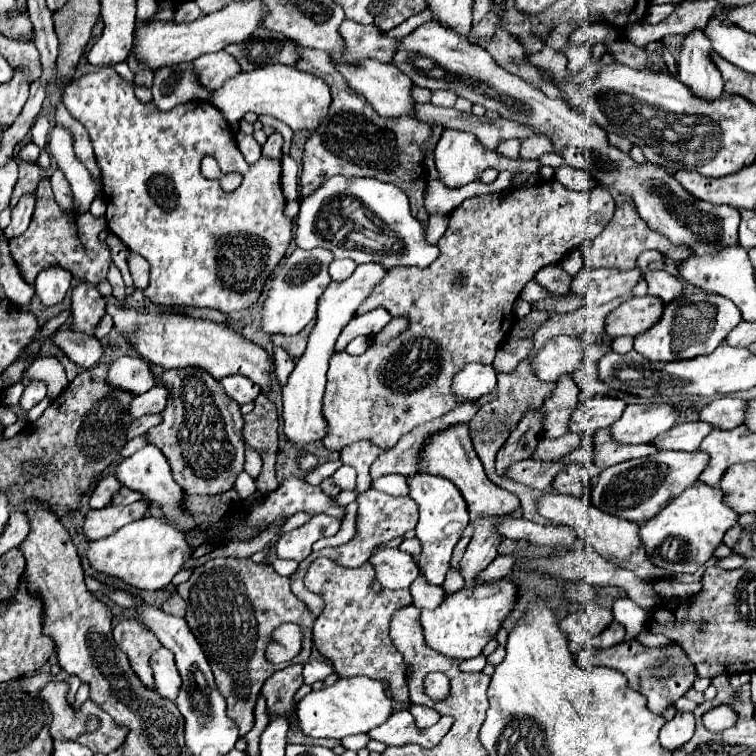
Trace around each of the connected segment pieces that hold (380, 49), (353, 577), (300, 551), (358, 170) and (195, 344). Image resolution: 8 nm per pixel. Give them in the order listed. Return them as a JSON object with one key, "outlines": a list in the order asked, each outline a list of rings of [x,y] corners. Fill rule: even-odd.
{"outlines":[[[[344,20],[340,24],[340,36],[346,40],[346,56],[330,56],[336,62],[362,62],[368,58],[380,62],[392,62],[396,44],[400,40],[384,36],[374,26],[364,26],[354,20]]],[[[318,558],[318,560],[312,562],[312,566],[308,568],[308,572],[304,576],[304,586],[314,594],[322,594],[322,598],[326,602],[324,612],[314,622],[314,644],[318,648],[318,652],[326,660],[332,662],[332,666],[334,666],[334,670],[338,672],[340,678],[368,676],[368,678],[374,678],[374,680],[382,680],[382,682],[386,682],[388,694],[392,696],[392,700],[408,702],[406,666],[402,662],[402,656],[394,650],[394,646],[390,642],[388,628],[390,628],[390,616],[398,608],[404,608],[404,604],[412,604],[412,596],[410,596],[410,590],[380,590],[380,592],[374,592],[372,582],[374,582],[374,568],[368,562],[360,568],[342,568],[328,558]]],[[[326,514],[313,516],[300,528],[284,534],[276,544],[278,558],[302,562],[312,552],[312,544],[324,536],[334,536],[340,530],[341,522]]],[[[298,44],[298,64],[300,72],[310,72],[326,80],[332,92],[332,104],[326,114],[326,122],[322,122],[316,130],[312,130],[304,144],[304,158],[302,158],[302,174],[299,179],[302,196],[310,196],[322,182],[330,176],[368,176],[380,182],[390,182],[402,188],[410,200],[412,216],[420,222],[428,220],[428,212],[424,208],[424,188],[422,182],[424,164],[422,164],[422,150],[420,146],[430,138],[432,130],[428,124],[422,124],[410,116],[390,120],[382,118],[374,112],[366,100],[352,92],[344,82],[342,74],[336,70],[334,62],[328,58],[326,52],[314,52],[312,48],[302,48]],[[342,164],[342,172],[340,172]]],[[[108,304],[106,313],[112,316],[114,328],[124,336],[126,344],[138,356],[146,358],[154,366],[160,366],[164,370],[200,366],[208,370],[216,380],[230,376],[230,374],[242,374],[242,376],[252,378],[262,390],[270,386],[268,370],[272,362],[268,354],[260,346],[244,340],[242,334],[236,334],[234,330],[226,328],[224,324],[170,312],[170,310],[144,314],[144,312],[136,312],[120,304]]]]}

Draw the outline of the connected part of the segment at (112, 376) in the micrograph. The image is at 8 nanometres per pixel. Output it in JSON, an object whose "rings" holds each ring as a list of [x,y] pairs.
{"rings":[[[120,356],[110,364],[106,382],[114,388],[122,388],[124,392],[142,394],[156,386],[156,376],[150,372],[146,360],[138,356]]]}

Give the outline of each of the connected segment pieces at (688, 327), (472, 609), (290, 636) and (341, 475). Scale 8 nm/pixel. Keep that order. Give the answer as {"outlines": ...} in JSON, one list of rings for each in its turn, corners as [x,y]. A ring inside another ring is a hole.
{"outlines":[[[[708,292],[682,294],[664,306],[664,314],[658,320],[658,324],[634,338],[634,350],[650,360],[660,362],[690,360],[700,354],[714,352],[720,346],[720,342],[724,342],[728,332],[734,326],[738,326],[740,320],[742,316],[738,308],[734,308],[734,304],[730,300],[724,300],[722,296]]],[[[494,580],[476,586],[466,586],[460,592],[450,594],[436,610],[424,610],[420,624],[424,630],[426,646],[434,648],[442,656],[456,660],[468,660],[482,652],[482,648],[498,634],[502,622],[508,618],[516,602],[516,584],[512,580]]],[[[278,626],[272,632],[272,640],[266,646],[266,658],[274,664],[292,660],[302,648],[302,630],[300,626]]],[[[344,464],[334,476],[332,480],[336,482],[336,486],[340,486],[342,490],[354,490],[356,488],[356,474],[354,474],[354,468]]]]}

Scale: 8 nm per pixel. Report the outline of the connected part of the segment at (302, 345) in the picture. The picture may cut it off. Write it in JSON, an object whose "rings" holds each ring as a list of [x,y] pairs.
{"rings":[[[312,320],[302,332],[294,334],[294,336],[280,336],[280,334],[274,334],[274,336],[270,336],[270,342],[272,342],[272,346],[284,348],[292,358],[300,358],[302,352],[306,350],[306,340],[308,340],[308,334],[310,334],[310,330],[314,328],[314,324],[316,324],[316,322]]]}

